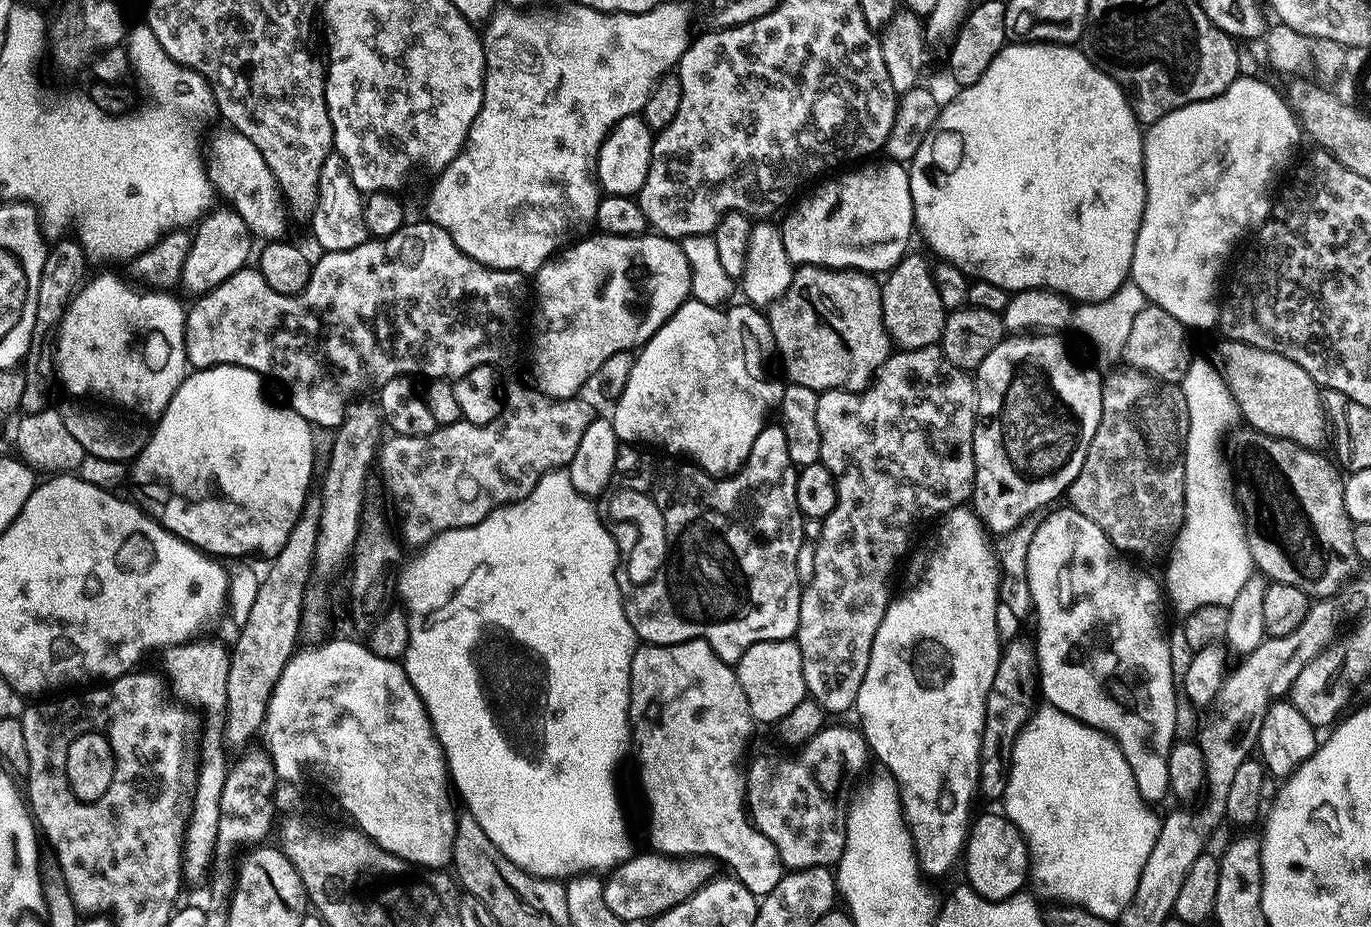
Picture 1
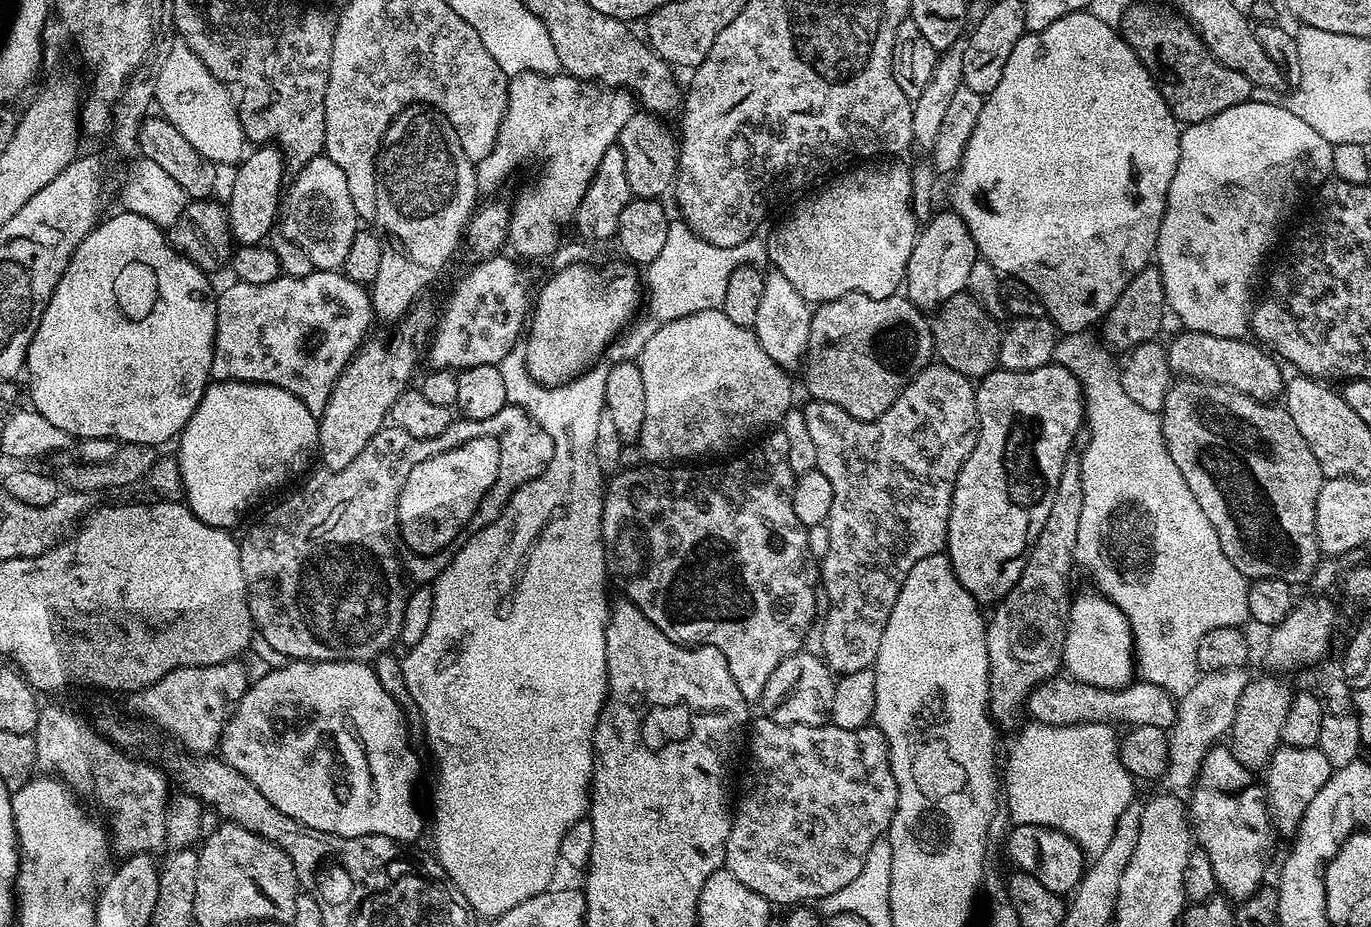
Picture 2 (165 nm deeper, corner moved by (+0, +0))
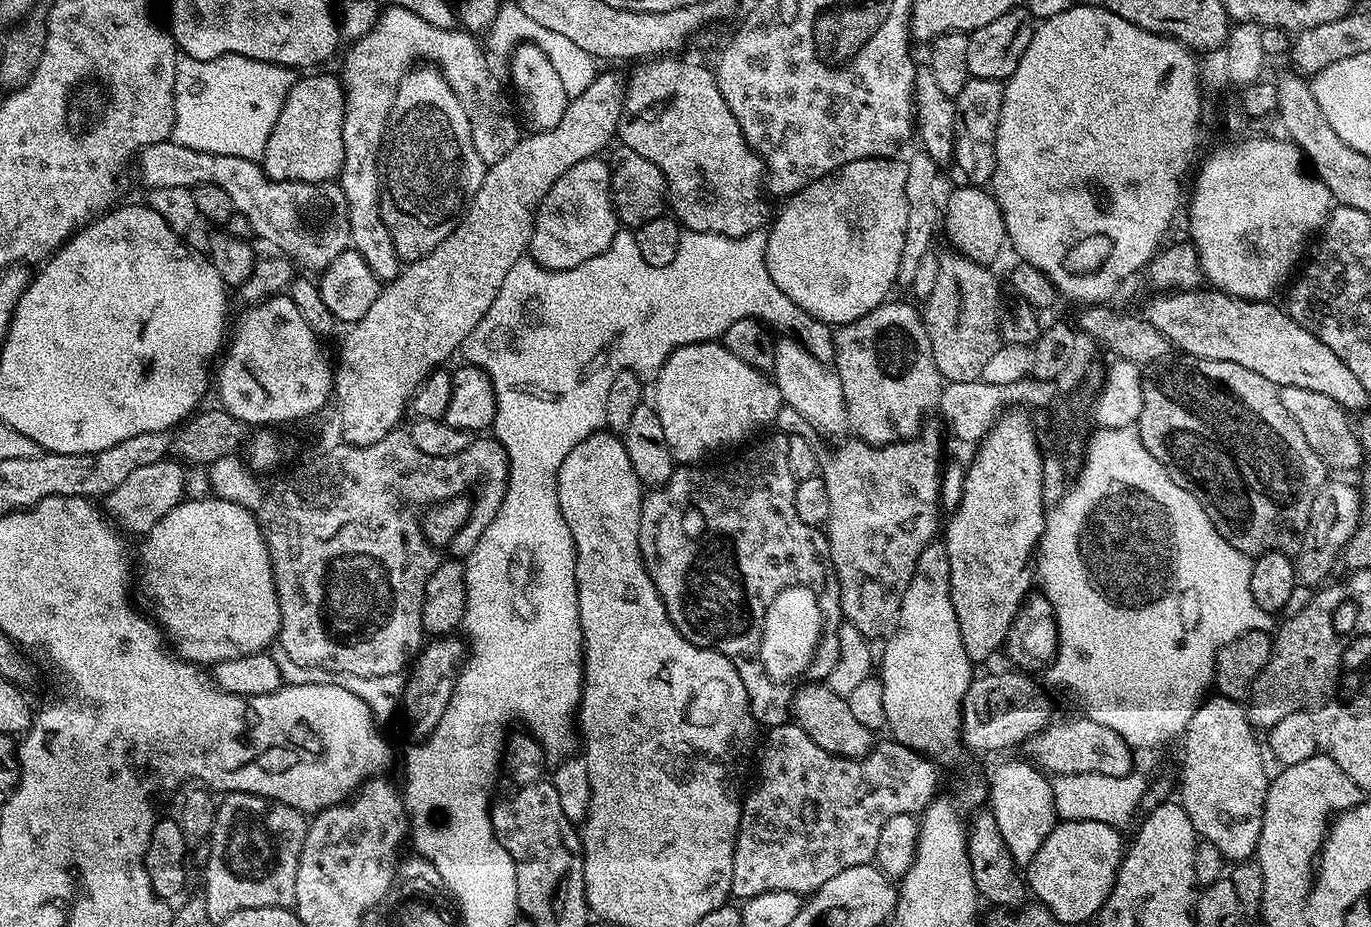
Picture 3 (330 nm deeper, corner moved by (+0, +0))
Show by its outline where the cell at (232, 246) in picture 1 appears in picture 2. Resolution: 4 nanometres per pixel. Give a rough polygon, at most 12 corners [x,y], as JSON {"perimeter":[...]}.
{"perimeter":[[260,146],[226,199],[237,245],[269,239],[286,182],[284,153]]}

